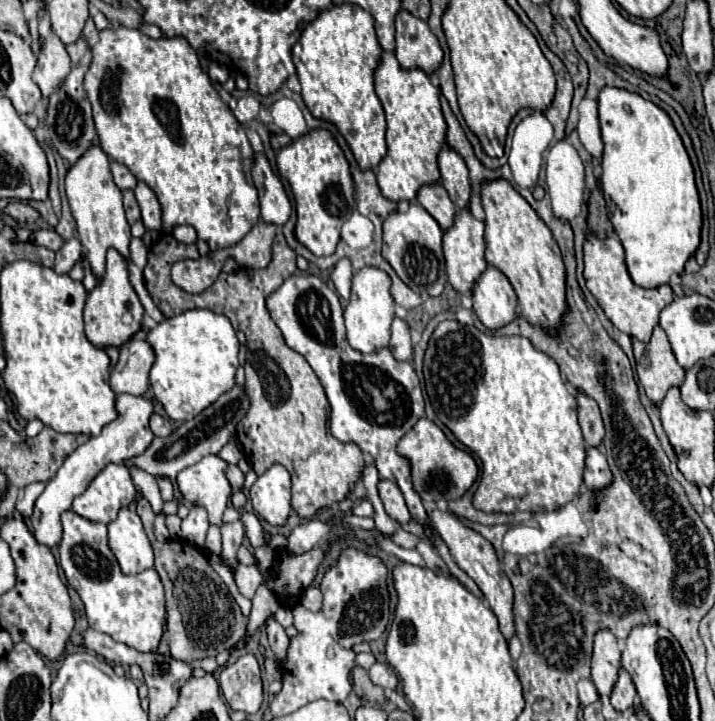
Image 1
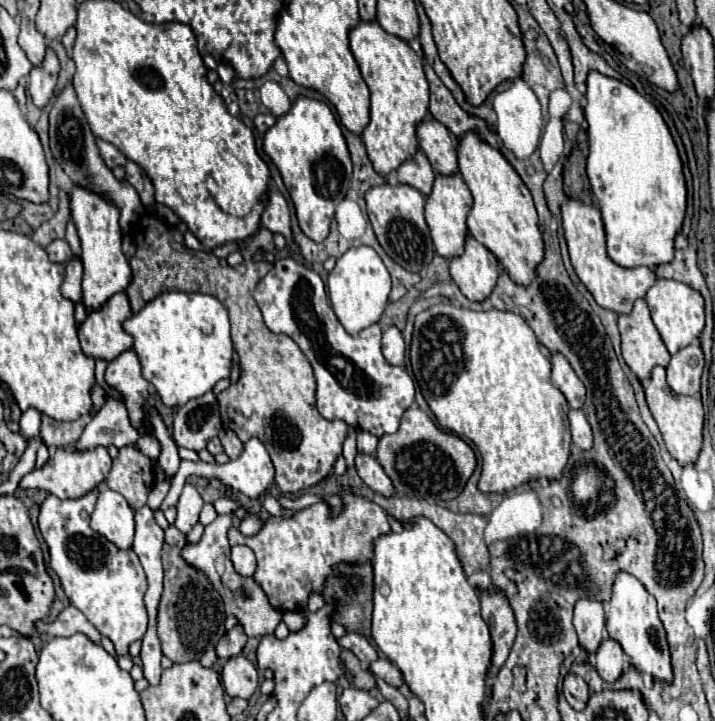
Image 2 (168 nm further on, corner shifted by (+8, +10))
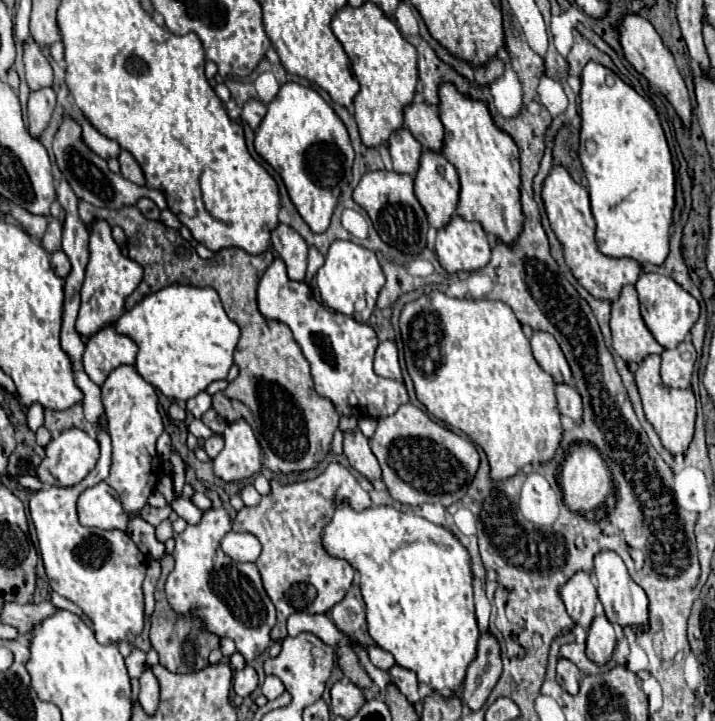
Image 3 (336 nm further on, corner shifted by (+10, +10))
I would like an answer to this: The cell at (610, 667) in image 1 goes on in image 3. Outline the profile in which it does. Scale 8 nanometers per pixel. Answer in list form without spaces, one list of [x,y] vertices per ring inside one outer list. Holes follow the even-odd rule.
[[[584,571],[576,573],[560,589],[560,595],[562,595],[562,601],[572,621],[580,625],[584,631],[588,631],[596,617],[596,603],[598,603],[598,593],[596,593],[592,577]]]

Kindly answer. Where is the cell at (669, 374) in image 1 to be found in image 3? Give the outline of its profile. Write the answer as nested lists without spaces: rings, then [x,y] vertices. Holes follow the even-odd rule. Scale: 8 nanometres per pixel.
[[[626,285],[620,299],[612,303],[610,329],[612,347],[626,363],[640,365],[648,355],[660,355],[664,351],[640,315],[638,293],[632,285]]]

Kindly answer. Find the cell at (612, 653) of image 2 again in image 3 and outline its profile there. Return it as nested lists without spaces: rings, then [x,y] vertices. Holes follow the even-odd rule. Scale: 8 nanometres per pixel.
[[[598,613],[590,625],[590,631],[588,631],[586,655],[596,665],[604,667],[612,659],[614,647],[616,647],[616,629],[604,617],[604,613]]]

